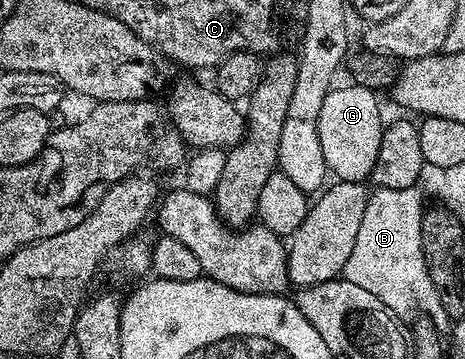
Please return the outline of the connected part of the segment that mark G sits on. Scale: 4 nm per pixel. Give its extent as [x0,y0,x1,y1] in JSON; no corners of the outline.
[317,83,385,182]

